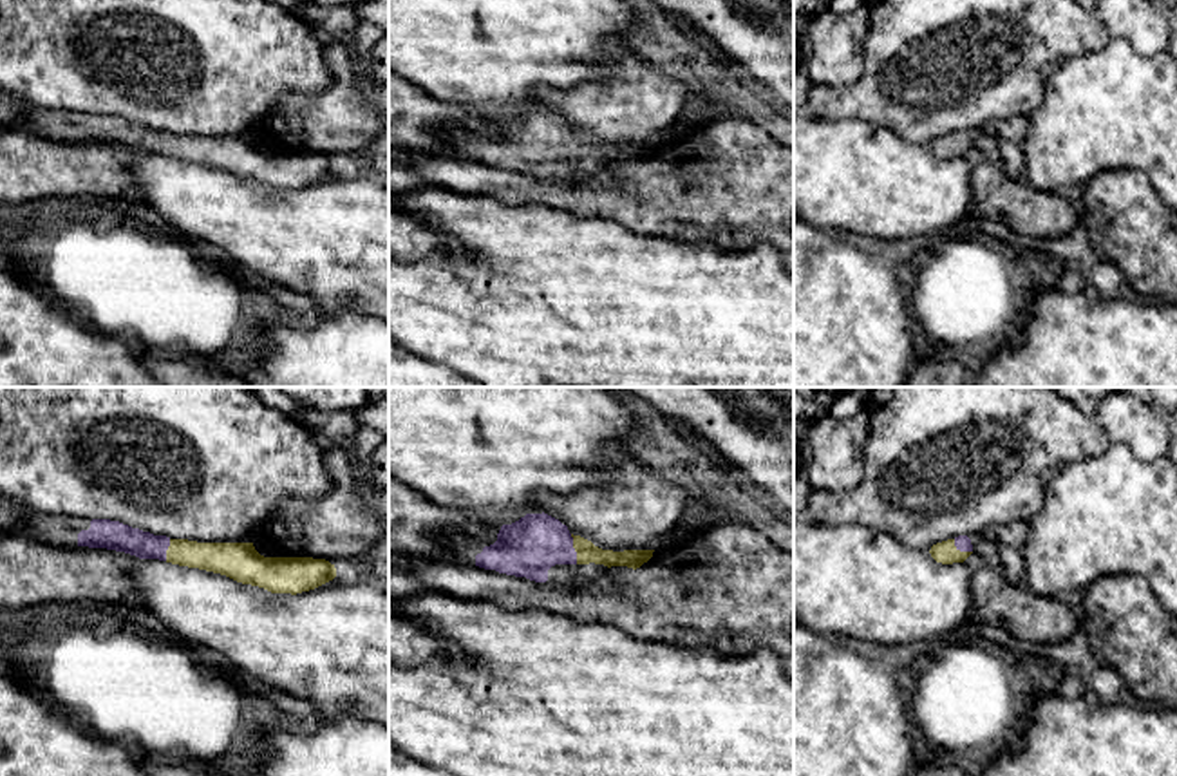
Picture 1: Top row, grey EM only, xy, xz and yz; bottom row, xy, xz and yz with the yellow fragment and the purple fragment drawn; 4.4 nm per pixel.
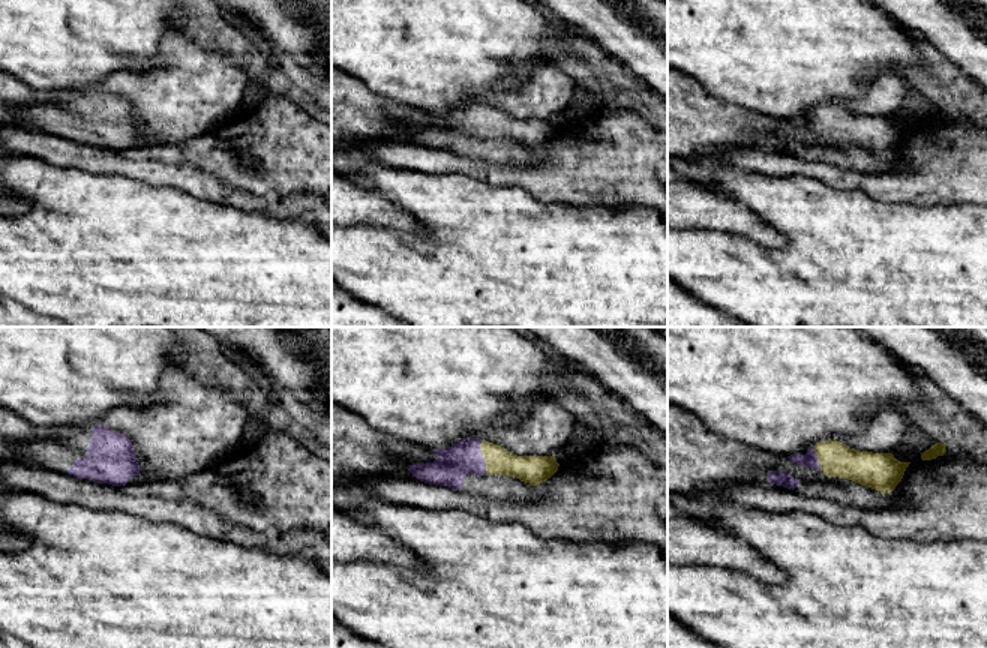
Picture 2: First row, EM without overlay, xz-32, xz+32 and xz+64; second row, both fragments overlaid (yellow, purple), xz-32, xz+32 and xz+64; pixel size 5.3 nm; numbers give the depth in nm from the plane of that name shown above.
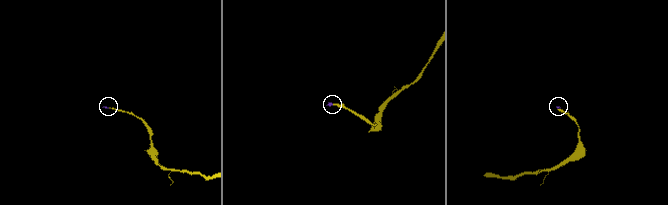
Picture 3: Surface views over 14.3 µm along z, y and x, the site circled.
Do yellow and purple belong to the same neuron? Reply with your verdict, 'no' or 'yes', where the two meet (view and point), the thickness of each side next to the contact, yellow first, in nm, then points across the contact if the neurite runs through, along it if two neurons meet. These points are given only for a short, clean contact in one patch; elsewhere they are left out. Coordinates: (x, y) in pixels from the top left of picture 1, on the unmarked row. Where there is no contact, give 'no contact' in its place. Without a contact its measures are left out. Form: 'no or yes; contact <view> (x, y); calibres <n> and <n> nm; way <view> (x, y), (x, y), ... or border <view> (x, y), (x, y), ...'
yes; contact xz (574, 141); calibres 100 and 260 nm; way xz (586, 147), (574, 141), (530, 141)

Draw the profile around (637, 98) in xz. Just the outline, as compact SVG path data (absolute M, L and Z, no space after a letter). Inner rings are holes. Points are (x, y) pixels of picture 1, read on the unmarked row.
M626 47L609 51L598 60L600 78L568 90L537 87L532 99L559 114L570 128L591 136L602 145L656 145L664 130L680 121L689 87L669 72L665 65Z

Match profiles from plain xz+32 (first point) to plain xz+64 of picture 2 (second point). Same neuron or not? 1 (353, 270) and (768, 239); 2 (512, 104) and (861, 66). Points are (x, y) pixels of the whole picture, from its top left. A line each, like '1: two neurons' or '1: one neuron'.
1: two neurons
2: two neurons

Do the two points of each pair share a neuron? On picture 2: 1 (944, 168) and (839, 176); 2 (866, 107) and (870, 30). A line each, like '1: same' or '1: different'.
1: same
2: different

